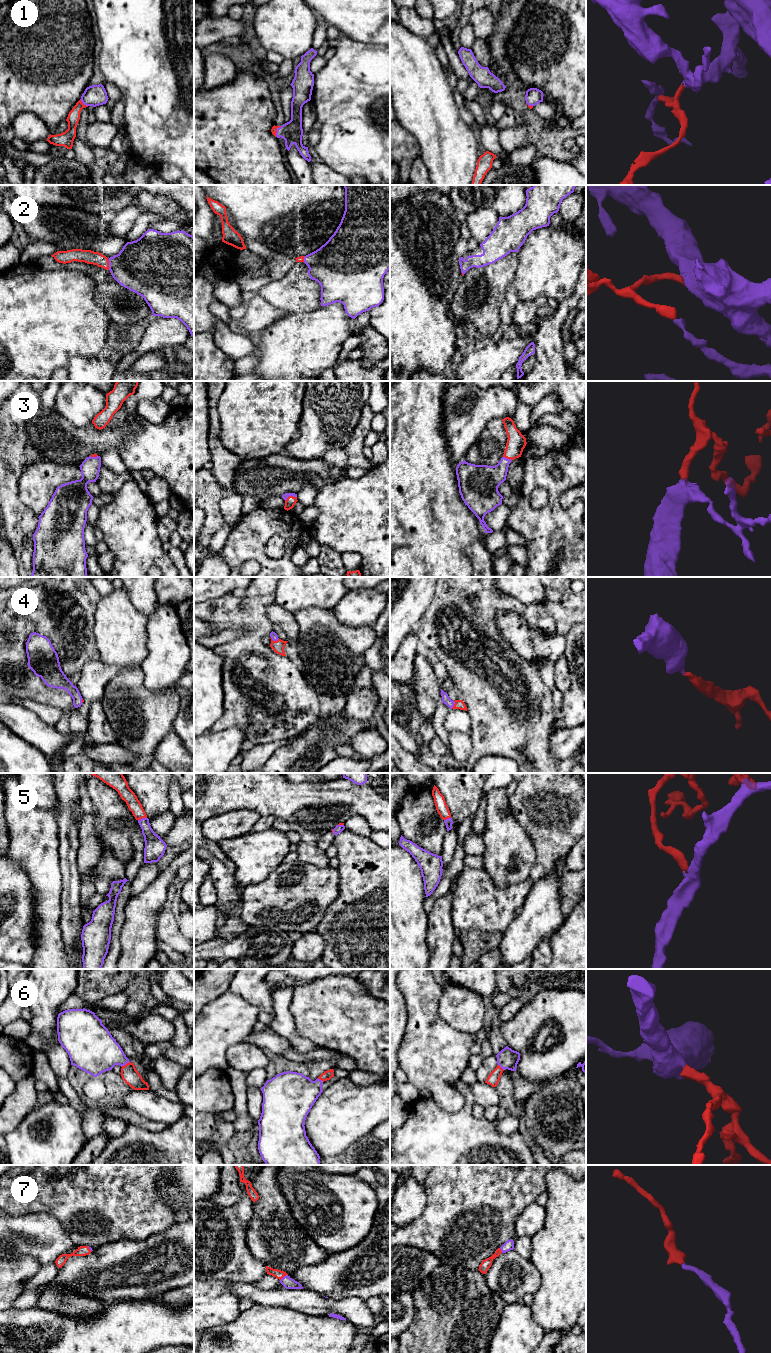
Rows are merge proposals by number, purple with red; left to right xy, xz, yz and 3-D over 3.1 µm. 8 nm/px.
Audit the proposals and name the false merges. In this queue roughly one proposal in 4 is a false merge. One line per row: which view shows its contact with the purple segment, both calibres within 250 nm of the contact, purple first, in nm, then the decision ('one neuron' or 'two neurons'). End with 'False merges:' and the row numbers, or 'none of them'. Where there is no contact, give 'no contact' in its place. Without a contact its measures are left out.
1: contact in xy; calibres 170 and 100 nm; one neuron
2: contact in xy; calibres 400 and 110 nm; one neuron
3: contact in xz; calibres 50 and 80 nm; one neuron
4: contact in yz; calibres 70 and 80 nm; one neuron
5: contact in xy; calibres 160 and 110 nm; one neuron
6: contact in xy; calibres 340 and 140 nm; one neuron
7: contact in xz; calibres 90 and 70 nm; one neuron
False merges: none of them

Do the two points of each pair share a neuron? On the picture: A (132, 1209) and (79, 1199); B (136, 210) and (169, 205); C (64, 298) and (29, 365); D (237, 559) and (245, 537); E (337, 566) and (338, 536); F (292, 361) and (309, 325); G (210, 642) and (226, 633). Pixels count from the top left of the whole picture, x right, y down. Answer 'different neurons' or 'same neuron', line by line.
A: same neuron
B: different neurons
C: same neuron
D: same neuron
E: different neurons
F: same neuron
G: same neuron

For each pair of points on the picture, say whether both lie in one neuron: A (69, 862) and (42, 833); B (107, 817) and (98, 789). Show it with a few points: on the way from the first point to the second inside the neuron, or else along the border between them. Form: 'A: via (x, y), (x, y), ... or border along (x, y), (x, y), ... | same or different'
A: border along (58, 828), (58, 865), (61, 874) | different
B: via (107, 810), (107, 801), (103, 796) | same

